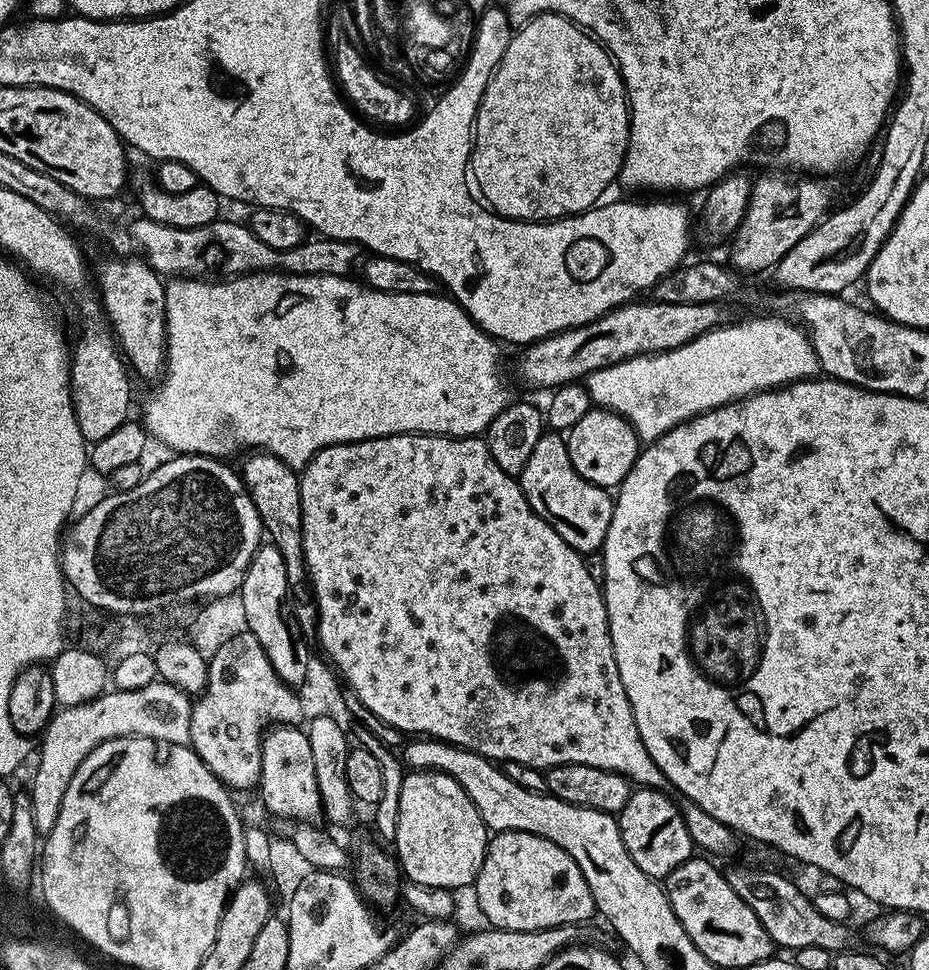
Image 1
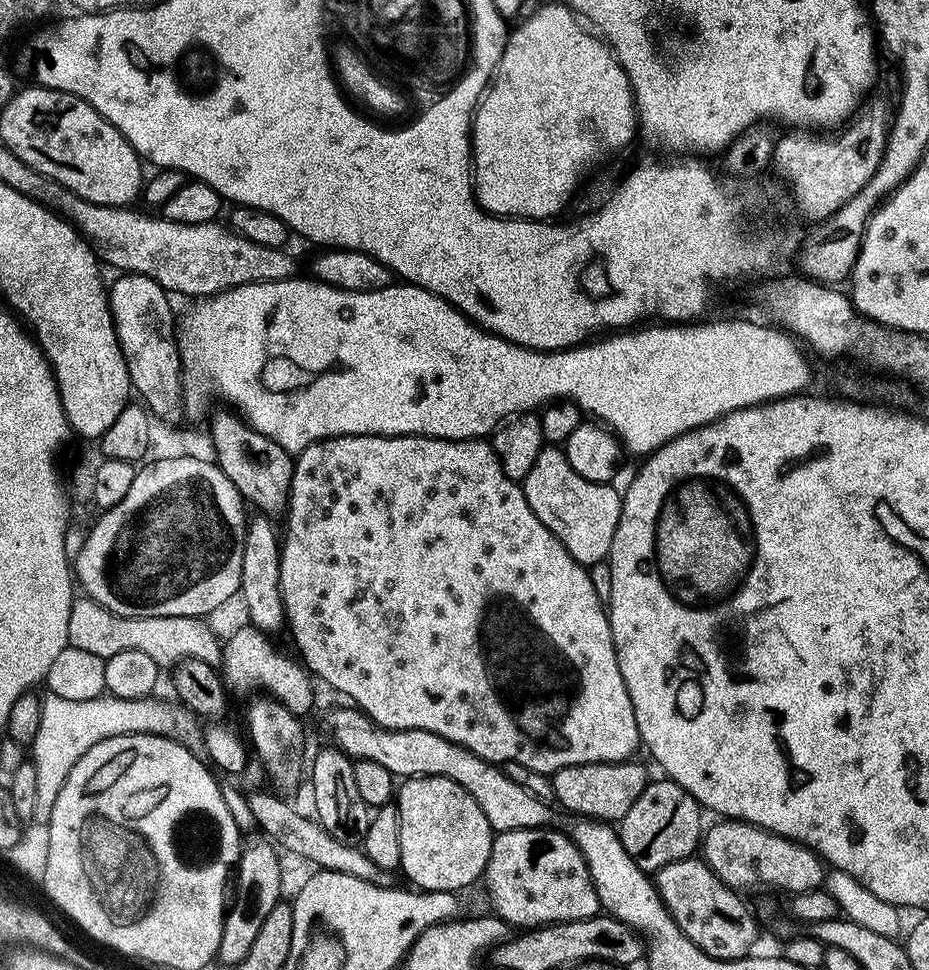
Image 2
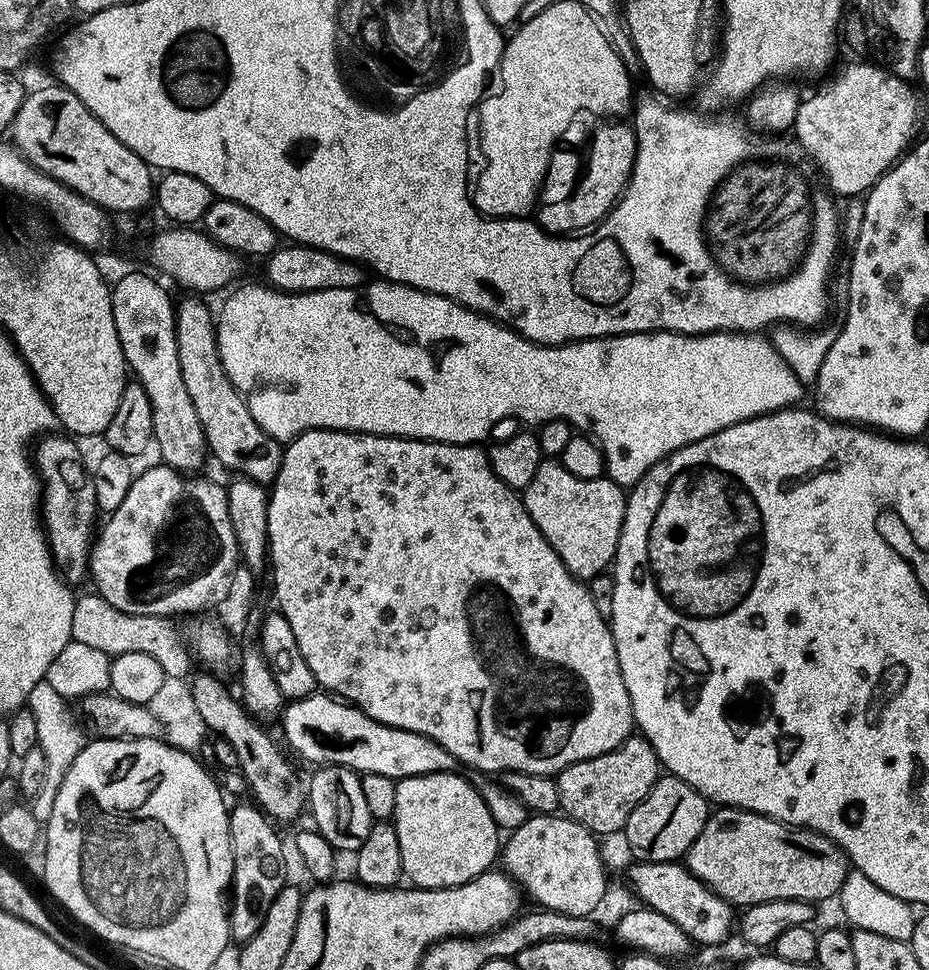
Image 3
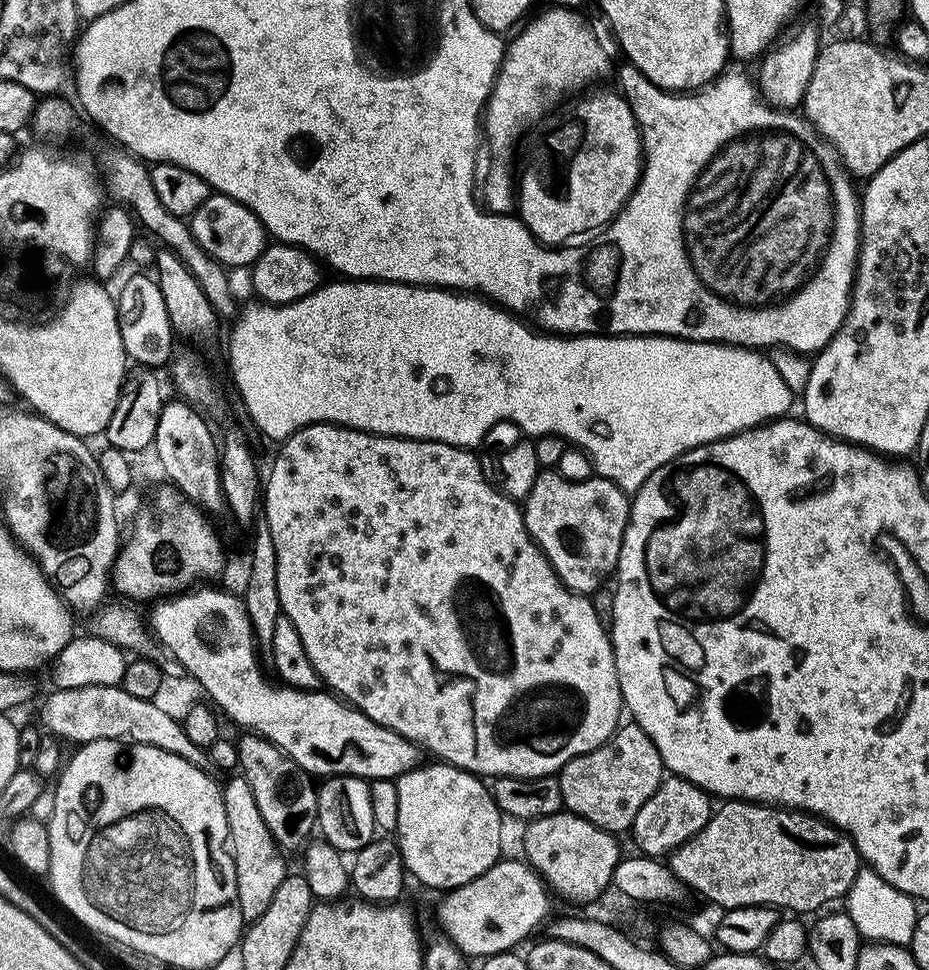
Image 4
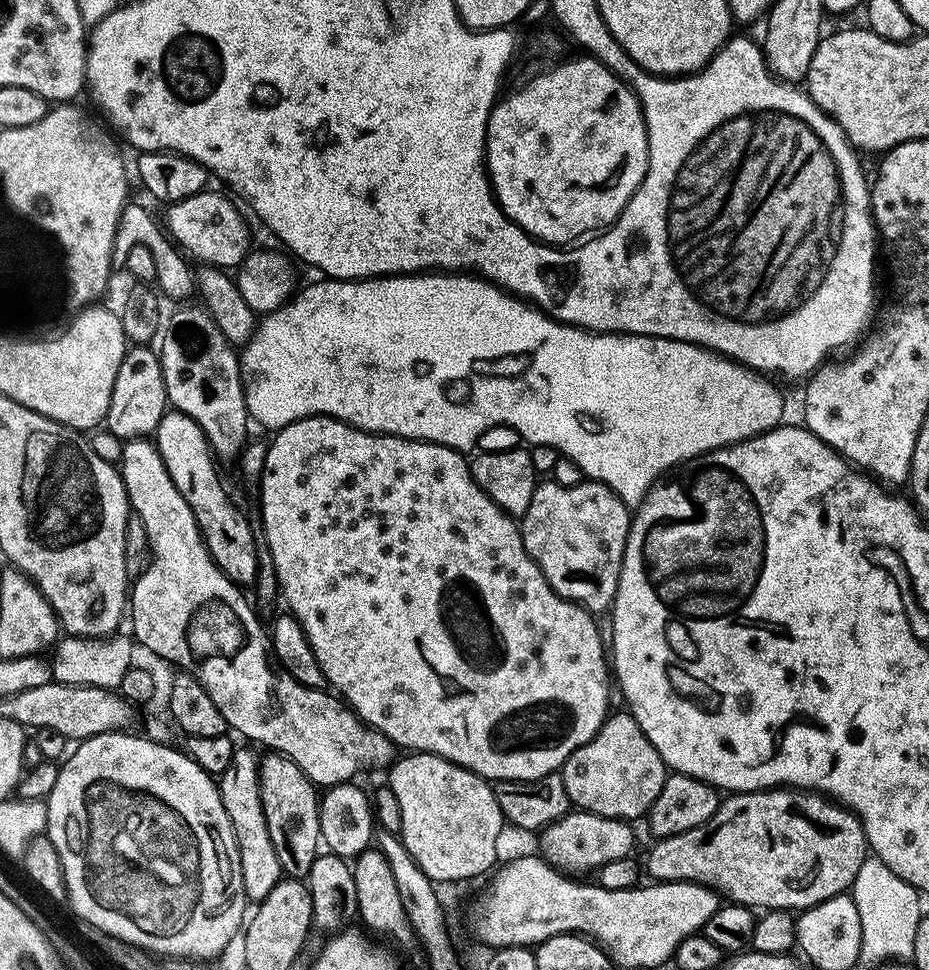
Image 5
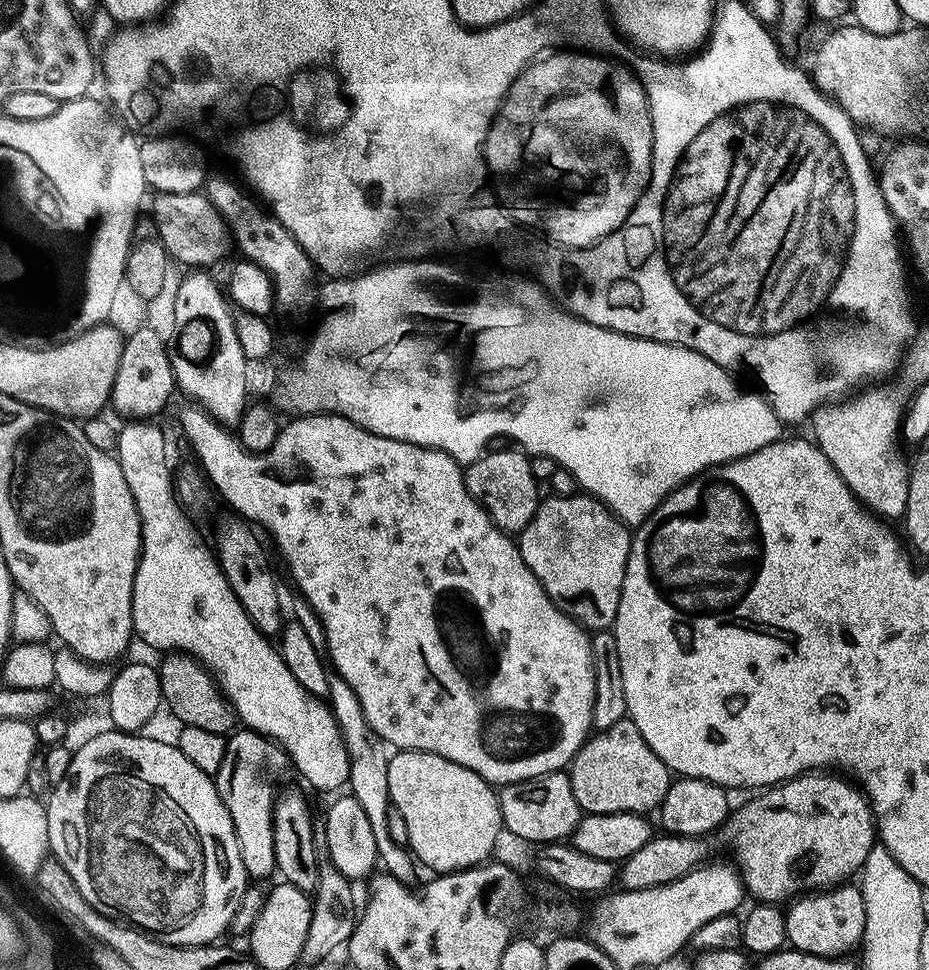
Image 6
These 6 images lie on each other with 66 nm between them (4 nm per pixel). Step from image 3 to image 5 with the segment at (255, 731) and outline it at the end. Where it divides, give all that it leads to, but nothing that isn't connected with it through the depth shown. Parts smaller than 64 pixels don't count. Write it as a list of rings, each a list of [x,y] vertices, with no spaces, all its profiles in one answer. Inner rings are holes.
[[[268,754],[265,760],[263,757],[259,761],[259,765],[262,810],[266,814],[266,830],[270,830],[270,842],[274,842],[274,850],[278,854],[280,871],[293,880],[307,881],[322,844],[317,785],[288,756]]]

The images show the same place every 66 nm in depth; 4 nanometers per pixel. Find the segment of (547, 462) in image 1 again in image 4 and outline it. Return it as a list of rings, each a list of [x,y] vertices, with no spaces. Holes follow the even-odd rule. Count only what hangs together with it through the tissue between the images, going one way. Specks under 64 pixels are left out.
[[[556,470],[541,471],[530,494],[522,501],[526,530],[536,541],[536,545],[544,551],[544,556],[551,562],[552,569],[556,571],[560,581],[571,592],[581,594],[593,594],[592,592],[598,591],[600,583],[615,573],[622,550],[622,538],[628,525],[629,507],[629,493],[624,492],[614,482],[603,478],[574,482],[567,480]]]

